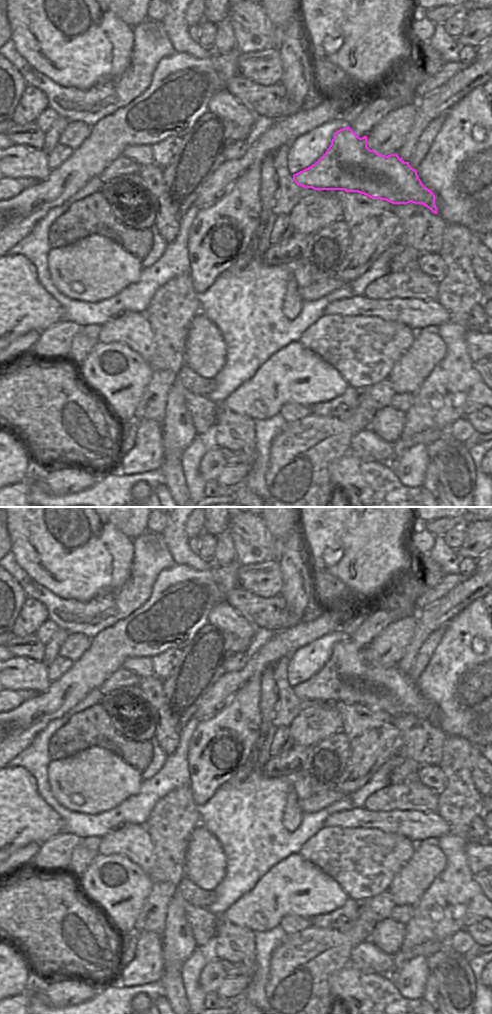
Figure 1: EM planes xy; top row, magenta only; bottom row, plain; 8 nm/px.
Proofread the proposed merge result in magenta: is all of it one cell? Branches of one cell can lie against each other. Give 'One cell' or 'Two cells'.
One cell

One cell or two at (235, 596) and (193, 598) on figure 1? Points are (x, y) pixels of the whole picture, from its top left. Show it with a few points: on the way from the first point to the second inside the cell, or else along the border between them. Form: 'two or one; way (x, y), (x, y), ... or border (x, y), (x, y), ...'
two; border (236, 587), (227, 595), (226, 599)

